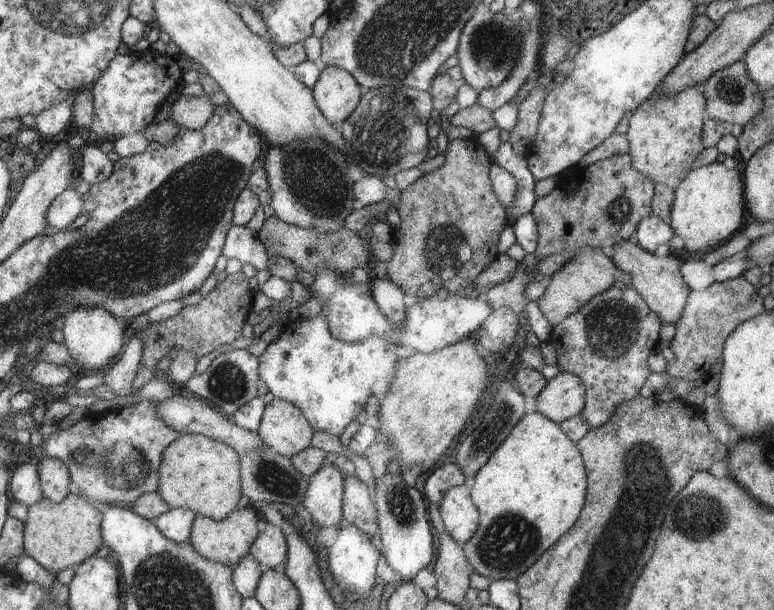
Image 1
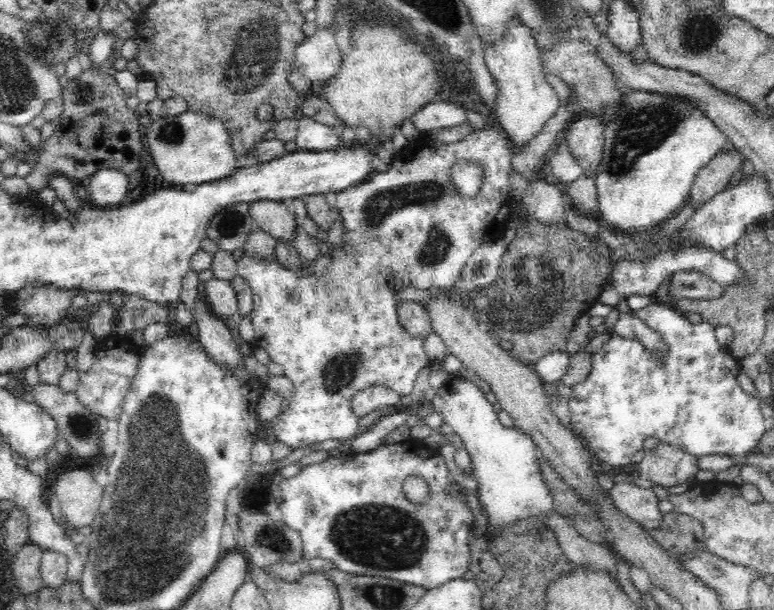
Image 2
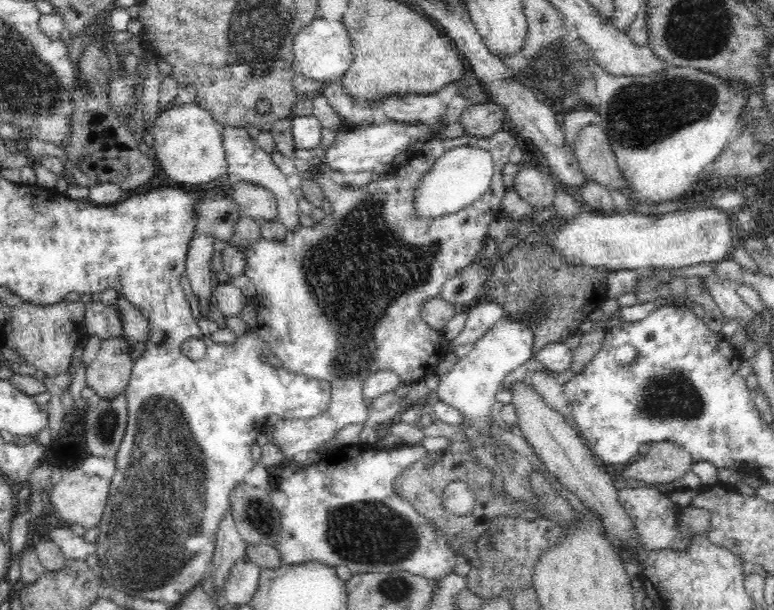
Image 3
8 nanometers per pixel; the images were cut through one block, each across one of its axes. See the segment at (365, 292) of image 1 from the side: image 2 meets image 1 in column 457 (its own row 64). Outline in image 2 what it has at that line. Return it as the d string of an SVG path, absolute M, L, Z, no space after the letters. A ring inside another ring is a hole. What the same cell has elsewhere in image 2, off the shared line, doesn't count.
M330 27L317 28L314 36L305 37L304 41L297 45L296 70L312 83L330 81L337 73L340 73L342 63L343 55L336 44L335 34Z

